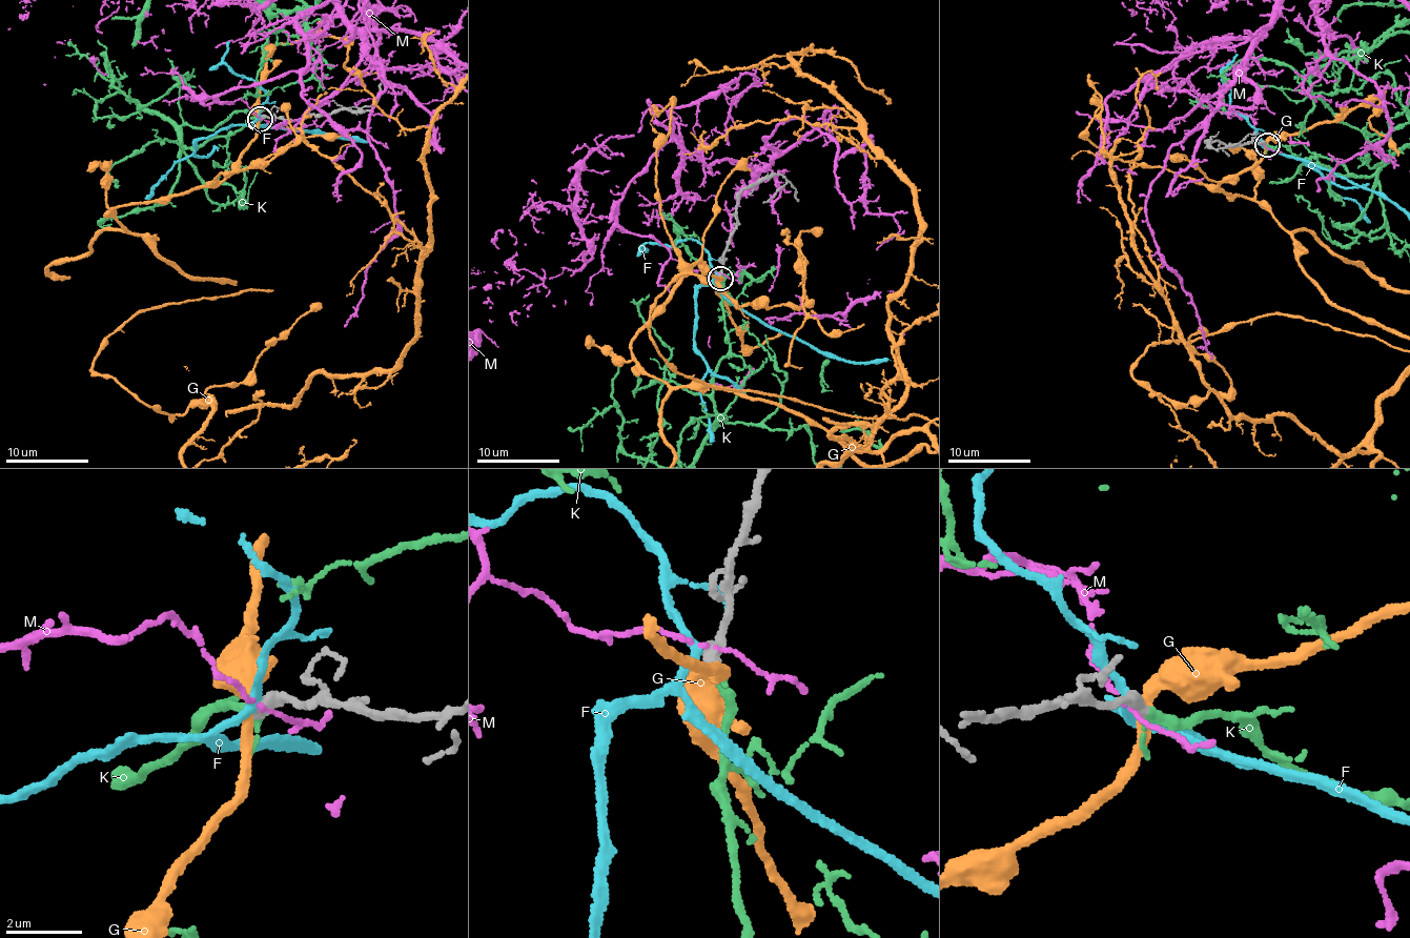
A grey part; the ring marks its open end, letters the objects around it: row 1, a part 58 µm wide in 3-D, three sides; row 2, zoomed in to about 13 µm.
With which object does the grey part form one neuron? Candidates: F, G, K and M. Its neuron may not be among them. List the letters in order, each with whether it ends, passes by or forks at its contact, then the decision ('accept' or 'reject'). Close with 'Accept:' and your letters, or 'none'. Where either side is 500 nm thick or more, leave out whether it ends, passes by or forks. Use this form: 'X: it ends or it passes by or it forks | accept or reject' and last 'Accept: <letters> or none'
F: it passes by | reject
G: it passes by | reject
K: it passes by | accept
M: it passes by | reject
Accept: K

